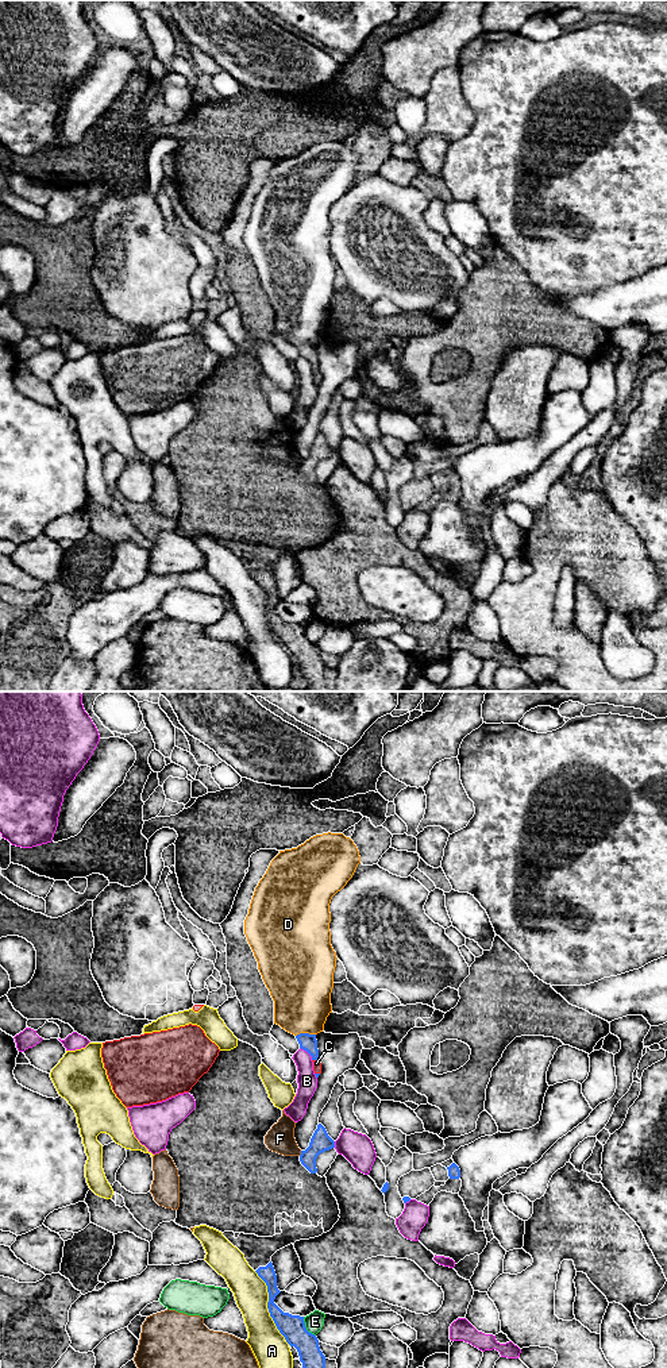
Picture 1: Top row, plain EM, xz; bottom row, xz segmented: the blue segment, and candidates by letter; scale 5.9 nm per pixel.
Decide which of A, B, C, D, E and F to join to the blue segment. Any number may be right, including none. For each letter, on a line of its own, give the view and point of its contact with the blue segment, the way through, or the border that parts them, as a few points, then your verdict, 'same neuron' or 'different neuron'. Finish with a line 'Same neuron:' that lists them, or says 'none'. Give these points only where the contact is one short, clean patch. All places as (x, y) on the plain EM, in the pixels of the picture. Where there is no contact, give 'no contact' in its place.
A: meets blue in xz at (268, 616); different neuron
B: meets blue in xz at (307, 359); different neuron
C: meets blue in xz at (315, 367); border along xz (317, 366), (312, 369); different neuron
D: meets blue in xz at (305, 342); different neuron
E: meets blue in xz at (305, 636); different neuron
F: meets blue in xz at (301, 462); different neuron
Same neuron: none

